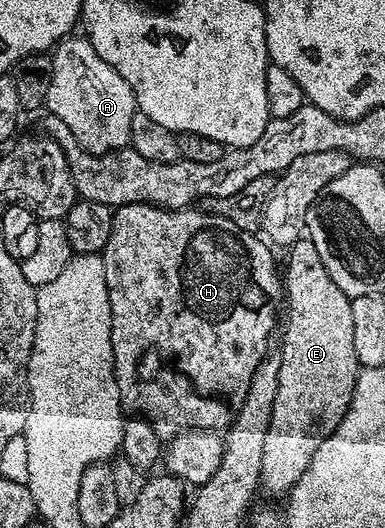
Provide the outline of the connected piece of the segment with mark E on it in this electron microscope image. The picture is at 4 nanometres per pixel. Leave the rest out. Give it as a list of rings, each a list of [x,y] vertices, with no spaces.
[[[303,236],[292,246],[288,247],[287,254],[289,259],[286,260],[283,270],[283,298],[287,303],[289,301],[289,315],[284,315],[283,326],[285,322],[285,336],[281,340],[281,351],[279,357],[279,392],[275,392],[275,408],[271,412],[271,424],[267,428],[267,440],[263,443],[263,472],[261,473],[262,491],[270,490],[273,494],[288,495],[293,486],[301,479],[303,472],[307,472],[307,464],[311,464],[311,456],[315,456],[315,452],[319,452],[319,444],[323,444],[323,440],[327,440],[335,432],[335,428],[339,428],[339,424],[343,420],[343,416],[347,412],[347,408],[353,399],[355,392],[355,384],[357,383],[357,357],[355,356],[355,331],[351,317],[352,298],[348,298],[343,292],[343,288],[339,288],[339,284],[335,284],[335,280],[331,280],[331,272],[327,272],[327,268],[323,268],[323,259],[320,258],[315,244],[307,236]]]

